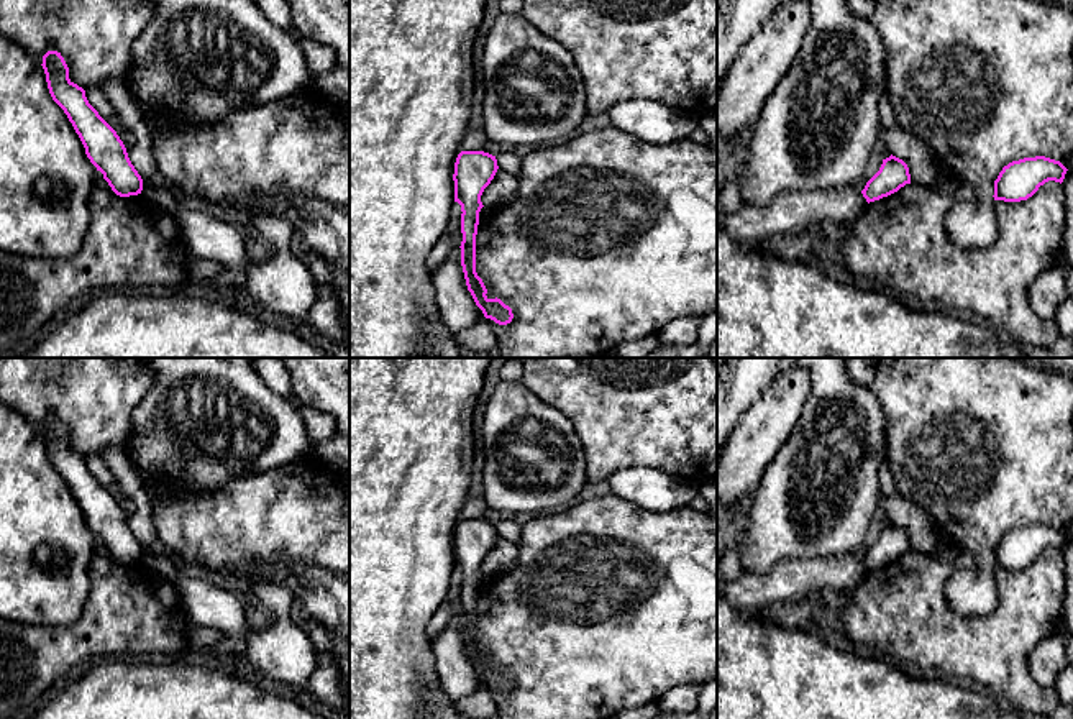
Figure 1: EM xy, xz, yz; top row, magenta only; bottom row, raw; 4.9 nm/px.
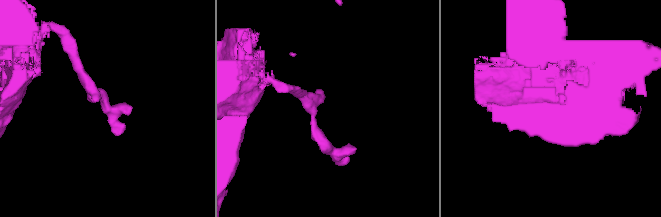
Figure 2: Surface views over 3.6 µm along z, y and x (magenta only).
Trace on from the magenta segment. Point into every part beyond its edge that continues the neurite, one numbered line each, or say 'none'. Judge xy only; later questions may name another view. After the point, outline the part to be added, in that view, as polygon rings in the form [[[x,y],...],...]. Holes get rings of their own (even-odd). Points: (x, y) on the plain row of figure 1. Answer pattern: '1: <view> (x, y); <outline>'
none

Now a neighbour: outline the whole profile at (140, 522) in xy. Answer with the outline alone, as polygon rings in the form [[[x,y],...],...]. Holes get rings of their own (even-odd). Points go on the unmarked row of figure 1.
[[[108,447],[102,453],[102,460],[113,473],[123,494],[135,502],[135,511],[130,517],[126,517],[126,520],[143,547],[143,555],[154,555],[151,552],[151,543],[158,534],[153,524],[153,506],[149,494],[143,489],[143,481],[138,471],[133,468],[126,451],[121,447]]]

